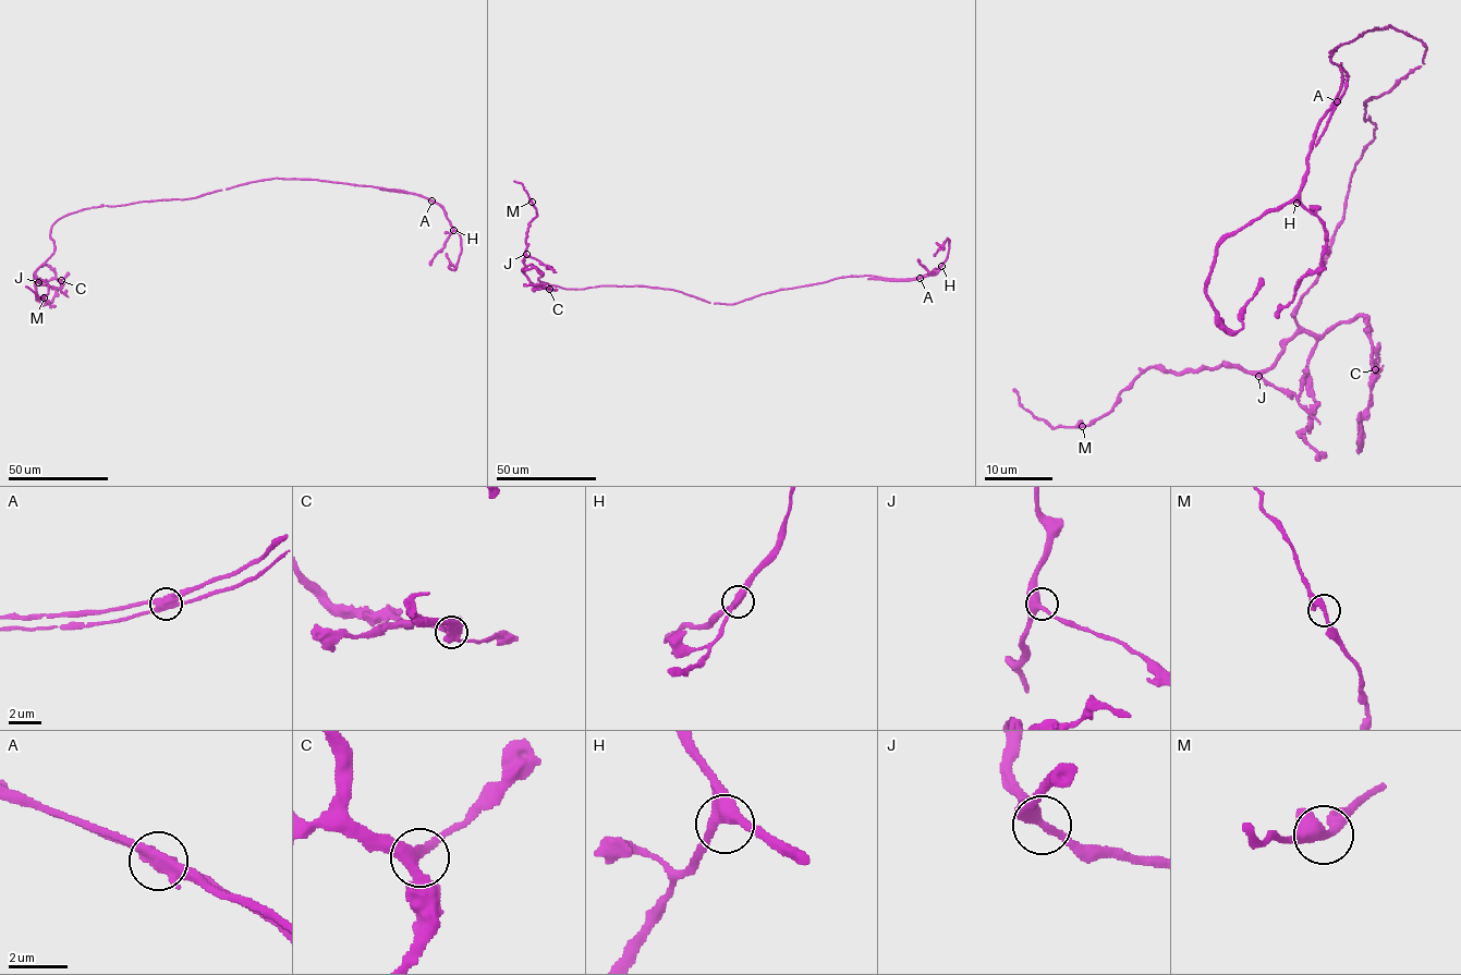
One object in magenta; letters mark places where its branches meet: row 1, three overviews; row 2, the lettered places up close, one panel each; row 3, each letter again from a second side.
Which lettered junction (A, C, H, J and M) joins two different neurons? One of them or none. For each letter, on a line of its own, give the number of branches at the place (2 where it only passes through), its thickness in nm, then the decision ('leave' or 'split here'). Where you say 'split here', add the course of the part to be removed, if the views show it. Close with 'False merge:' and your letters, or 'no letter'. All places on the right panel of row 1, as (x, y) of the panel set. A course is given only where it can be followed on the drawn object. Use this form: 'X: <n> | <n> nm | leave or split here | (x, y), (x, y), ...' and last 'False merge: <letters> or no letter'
A: 5 | 440 nm | split here | (1338, 101), (1348, 80), (1341, 62)
C: 3 | 340 nm | leave
H: 3 | 400 nm | leave
J: 3 | 380 nm | leave
M: 3 | 260 nm | leave
False merge: A

